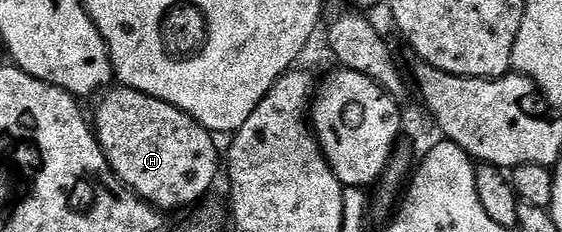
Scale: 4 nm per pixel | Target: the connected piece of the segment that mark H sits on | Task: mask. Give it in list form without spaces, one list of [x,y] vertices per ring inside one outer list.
[[[107,86],[97,99],[94,119],[92,115],[92,130],[98,137],[98,144],[102,146],[108,165],[125,187],[130,188],[151,207],[157,207],[166,213],[172,207],[184,207],[209,193],[218,171],[220,175],[220,151],[218,155],[218,147],[214,144],[215,136],[211,132],[205,131],[197,121],[188,117],[188,113],[131,87]]]

